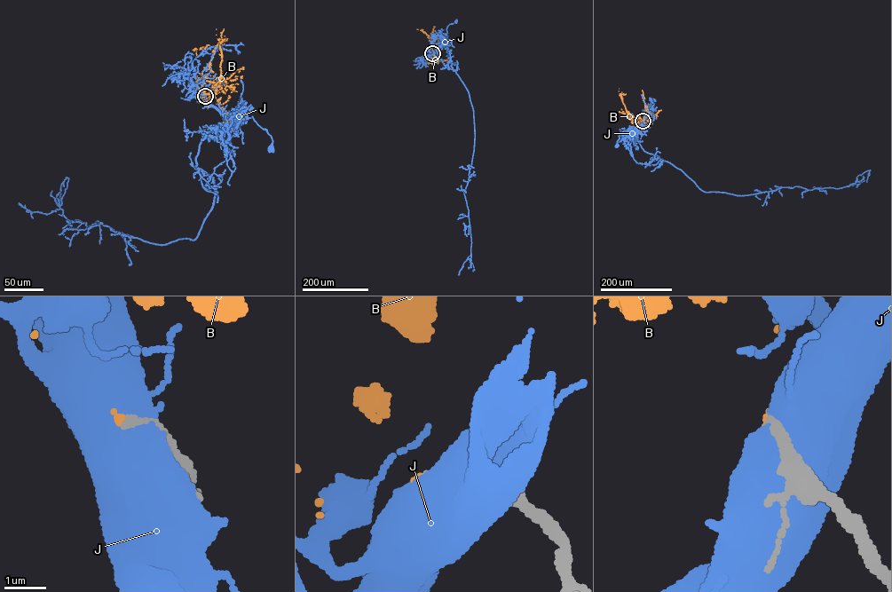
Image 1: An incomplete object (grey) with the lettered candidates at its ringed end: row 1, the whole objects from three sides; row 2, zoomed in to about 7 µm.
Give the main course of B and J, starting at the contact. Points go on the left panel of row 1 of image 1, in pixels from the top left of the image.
B: (205, 96), (204, 93), (217, 91), (213, 88), (222, 77), (219, 47), (222, 40), (216, 35), (216, 28)
J: (205, 97), (208, 102), (220, 111), (229, 126), (252, 116), (271, 137), (271, 148)

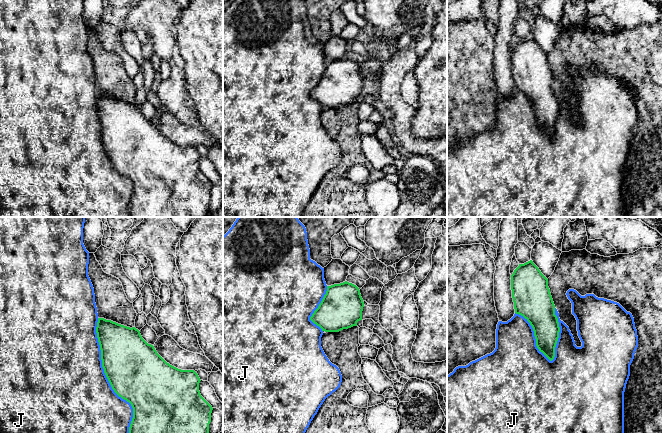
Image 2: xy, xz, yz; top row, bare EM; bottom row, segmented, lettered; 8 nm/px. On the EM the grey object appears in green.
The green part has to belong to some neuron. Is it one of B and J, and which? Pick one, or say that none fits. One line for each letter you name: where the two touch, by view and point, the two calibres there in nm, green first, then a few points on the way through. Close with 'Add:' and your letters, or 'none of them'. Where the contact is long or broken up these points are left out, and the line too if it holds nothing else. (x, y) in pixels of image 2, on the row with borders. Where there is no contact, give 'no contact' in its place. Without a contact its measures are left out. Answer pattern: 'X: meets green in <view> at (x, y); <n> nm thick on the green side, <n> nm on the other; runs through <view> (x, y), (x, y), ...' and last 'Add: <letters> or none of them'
B: no contact
Add: B

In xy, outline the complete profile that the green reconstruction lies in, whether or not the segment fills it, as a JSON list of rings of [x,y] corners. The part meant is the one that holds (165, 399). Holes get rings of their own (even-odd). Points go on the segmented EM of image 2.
[[[98,318],[96,333],[101,350],[104,373],[114,390],[133,408],[129,433],[209,433],[212,406],[201,396],[200,378],[194,370],[181,370],[167,363],[148,344],[135,327],[127,327],[111,320]]]

